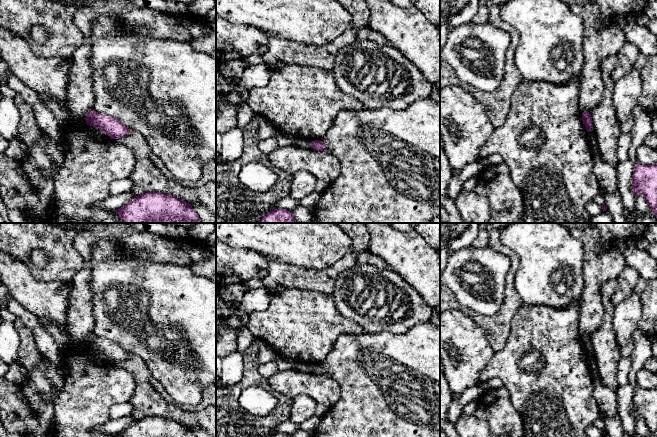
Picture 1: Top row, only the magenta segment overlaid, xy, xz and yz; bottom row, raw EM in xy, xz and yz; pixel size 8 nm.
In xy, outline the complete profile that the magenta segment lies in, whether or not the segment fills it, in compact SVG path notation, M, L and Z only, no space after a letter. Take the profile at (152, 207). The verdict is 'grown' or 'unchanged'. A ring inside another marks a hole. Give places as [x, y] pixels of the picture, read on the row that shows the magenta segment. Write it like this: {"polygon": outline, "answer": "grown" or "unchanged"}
{"polygon": "M159 192L137 195L115 213L123 223L202 223L191 204Z", "answer": "unchanged"}

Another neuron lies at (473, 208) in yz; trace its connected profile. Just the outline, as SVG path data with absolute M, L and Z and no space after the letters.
M461 190L454 199L455 206L466 223L488 223L489 201L475 191Z

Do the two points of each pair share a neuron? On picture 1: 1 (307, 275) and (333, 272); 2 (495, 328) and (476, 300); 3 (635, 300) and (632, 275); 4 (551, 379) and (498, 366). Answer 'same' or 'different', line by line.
1: same
2: different
3: different
4: same

